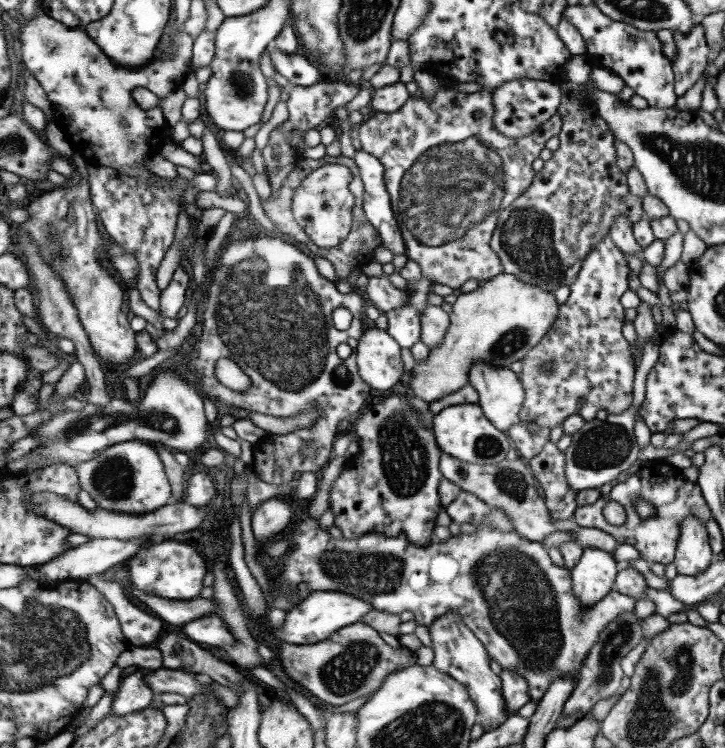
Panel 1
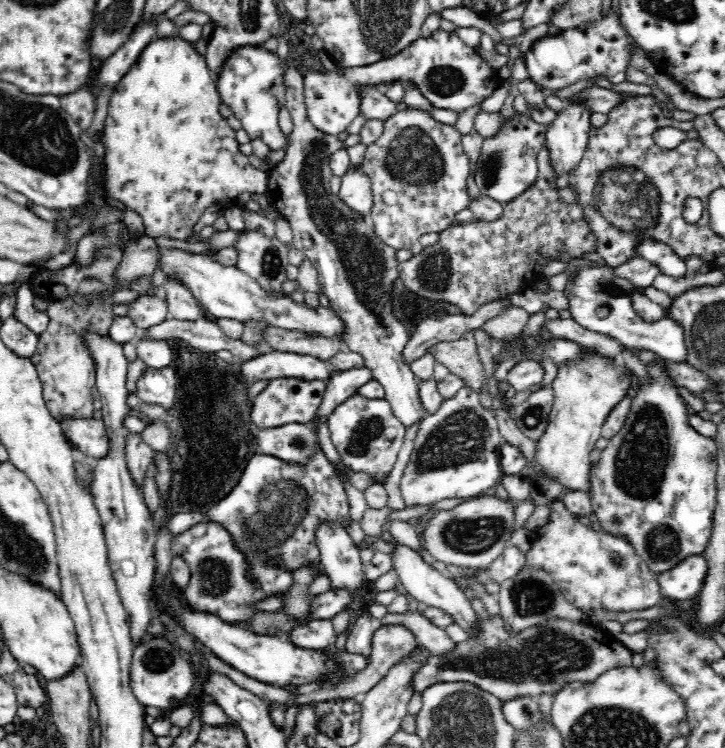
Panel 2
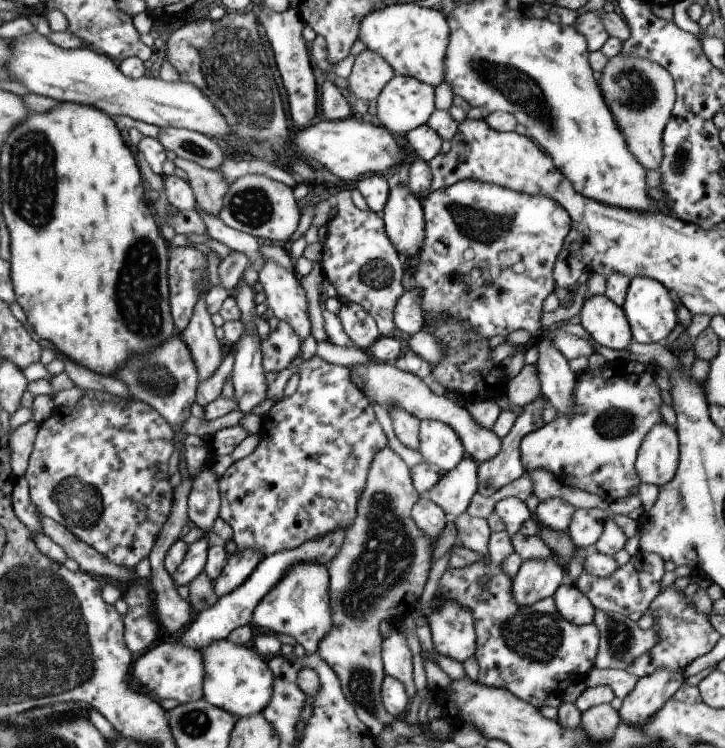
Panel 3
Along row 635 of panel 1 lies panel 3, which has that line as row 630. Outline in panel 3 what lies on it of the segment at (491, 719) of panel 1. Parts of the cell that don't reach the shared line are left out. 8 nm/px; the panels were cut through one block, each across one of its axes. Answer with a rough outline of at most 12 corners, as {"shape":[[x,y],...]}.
{"shape":[[445,602],[427,616],[435,654],[463,664],[475,654],[469,610]]}

